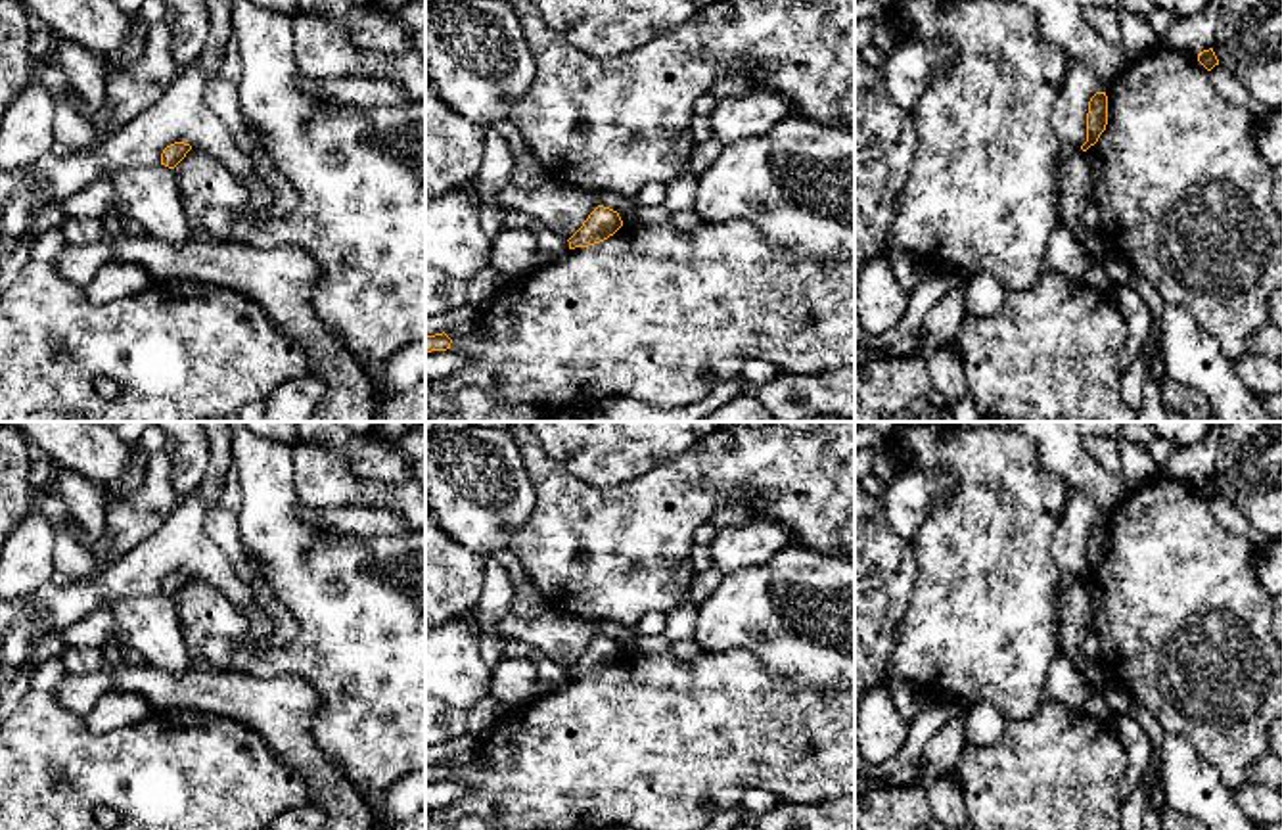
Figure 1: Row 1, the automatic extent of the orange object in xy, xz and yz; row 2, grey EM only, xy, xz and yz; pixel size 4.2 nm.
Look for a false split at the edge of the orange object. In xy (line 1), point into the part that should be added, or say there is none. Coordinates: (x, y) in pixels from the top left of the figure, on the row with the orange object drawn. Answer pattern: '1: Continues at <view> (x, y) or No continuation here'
1: No continuation here

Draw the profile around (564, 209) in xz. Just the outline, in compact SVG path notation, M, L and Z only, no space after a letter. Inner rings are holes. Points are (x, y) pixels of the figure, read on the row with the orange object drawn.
M552 178L537 188L523 188L510 180L496 197L502 215L531 215L563 240L569 240L598 205L596 192L565 186Z

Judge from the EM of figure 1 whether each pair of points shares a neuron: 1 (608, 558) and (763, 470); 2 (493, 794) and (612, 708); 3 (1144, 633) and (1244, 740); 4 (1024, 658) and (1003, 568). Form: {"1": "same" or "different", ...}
{"1": "same", "2": "same", "3": "same", "4": "same"}

